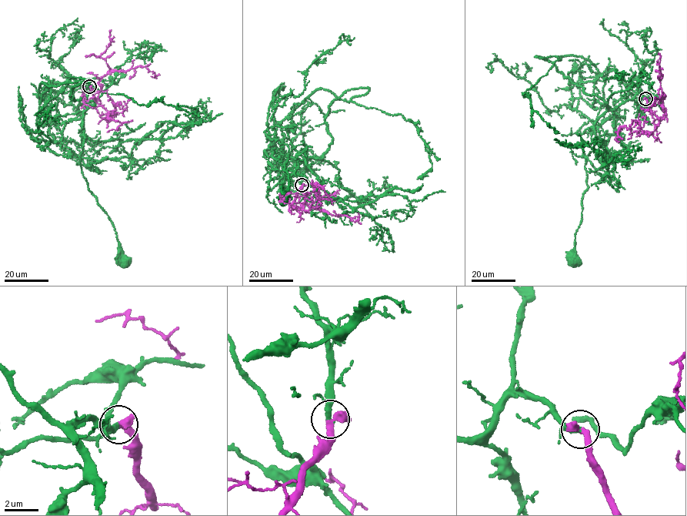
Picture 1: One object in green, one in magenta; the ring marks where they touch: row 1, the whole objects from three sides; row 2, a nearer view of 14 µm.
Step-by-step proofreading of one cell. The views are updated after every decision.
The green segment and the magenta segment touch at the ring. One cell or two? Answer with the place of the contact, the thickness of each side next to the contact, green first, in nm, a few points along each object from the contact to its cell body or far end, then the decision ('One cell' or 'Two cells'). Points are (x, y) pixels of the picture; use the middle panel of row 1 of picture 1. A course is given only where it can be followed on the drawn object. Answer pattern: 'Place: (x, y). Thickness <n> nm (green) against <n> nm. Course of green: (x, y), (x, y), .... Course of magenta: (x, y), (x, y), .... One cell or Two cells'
Place: (301, 185). Thickness 340 nm (green) against 550 nm. Course of green: (301, 185), (307, 157), (303, 143), (293, 149), (284, 165), (289, 186), (284, 192), (285, 201). Course of magenta: (301, 185), (291, 205), (293, 209), (301, 203), (333, 215), (348, 216), (355, 222), (359, 216), (358, 212). One cell

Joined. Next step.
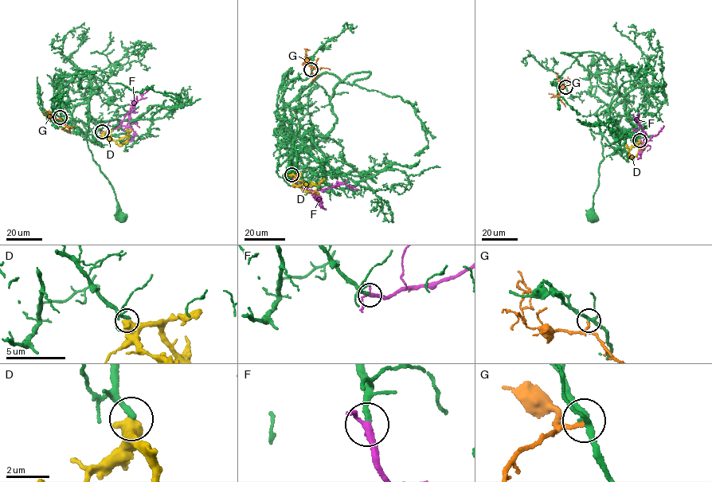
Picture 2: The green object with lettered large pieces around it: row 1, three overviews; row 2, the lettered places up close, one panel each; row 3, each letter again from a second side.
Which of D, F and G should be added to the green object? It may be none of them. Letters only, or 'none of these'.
F

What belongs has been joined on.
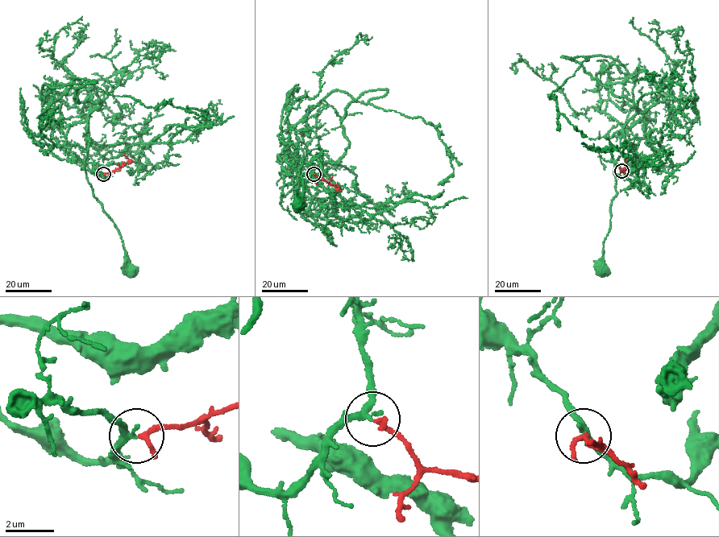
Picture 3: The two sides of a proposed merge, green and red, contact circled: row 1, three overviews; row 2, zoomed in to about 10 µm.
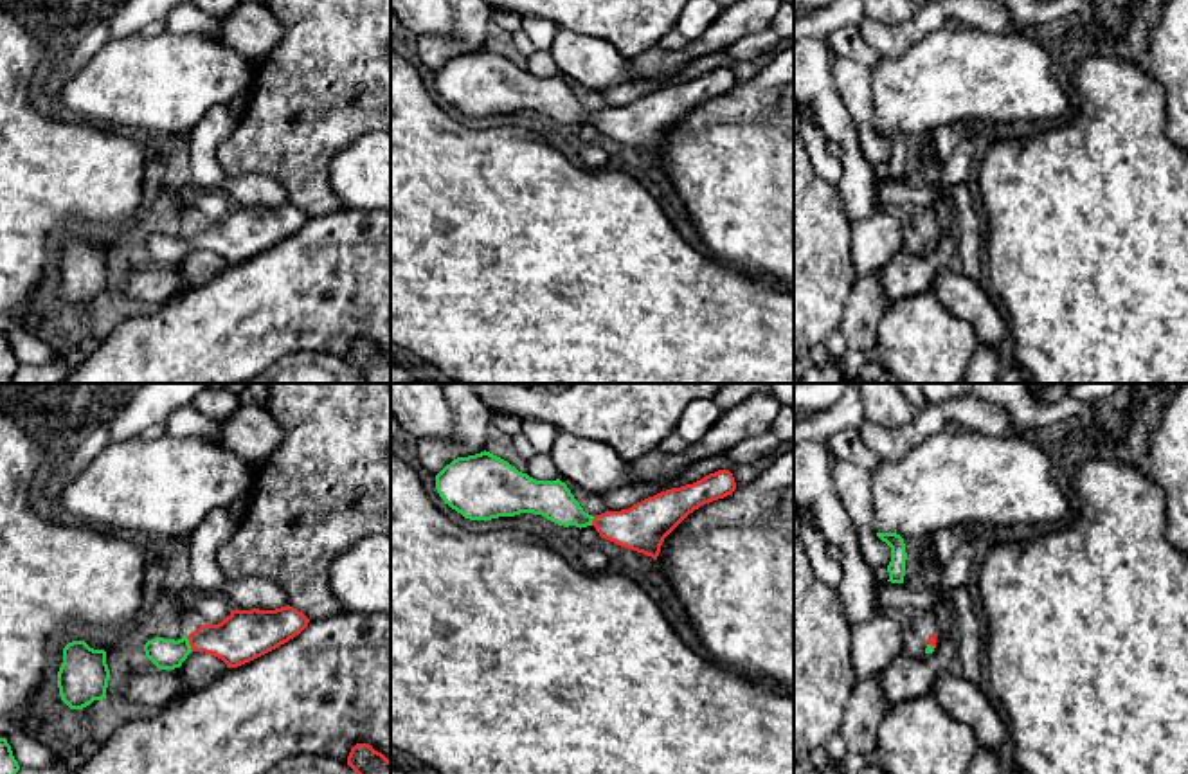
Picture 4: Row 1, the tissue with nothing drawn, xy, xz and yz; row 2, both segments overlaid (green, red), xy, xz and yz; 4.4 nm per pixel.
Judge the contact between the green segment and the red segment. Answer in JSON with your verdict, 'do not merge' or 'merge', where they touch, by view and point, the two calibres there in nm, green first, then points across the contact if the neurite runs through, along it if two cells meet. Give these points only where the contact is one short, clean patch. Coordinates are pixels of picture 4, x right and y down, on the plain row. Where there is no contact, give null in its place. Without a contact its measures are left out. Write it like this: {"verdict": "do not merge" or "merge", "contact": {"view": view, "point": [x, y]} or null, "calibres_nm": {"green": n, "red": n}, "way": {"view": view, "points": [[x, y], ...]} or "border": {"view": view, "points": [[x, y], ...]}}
{"verdict": "merge", "contact": {"view": "xy", "point": [188, 240]}, "calibres_nm": {"green": 140, "red": 220}, "way": {"view": "xy", "points": [[166, 251], [177, 249], [188, 240], [240, 234]]}}

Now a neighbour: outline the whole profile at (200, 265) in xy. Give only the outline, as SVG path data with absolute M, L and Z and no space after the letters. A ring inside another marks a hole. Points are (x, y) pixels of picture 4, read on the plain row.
M191 248L180 263L180 275L184 279L185 290L193 290L214 275L218 275L227 266L227 261L205 248Z

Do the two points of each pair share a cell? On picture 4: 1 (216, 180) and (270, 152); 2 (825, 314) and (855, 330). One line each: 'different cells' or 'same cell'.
1: different cells
2: different cells

